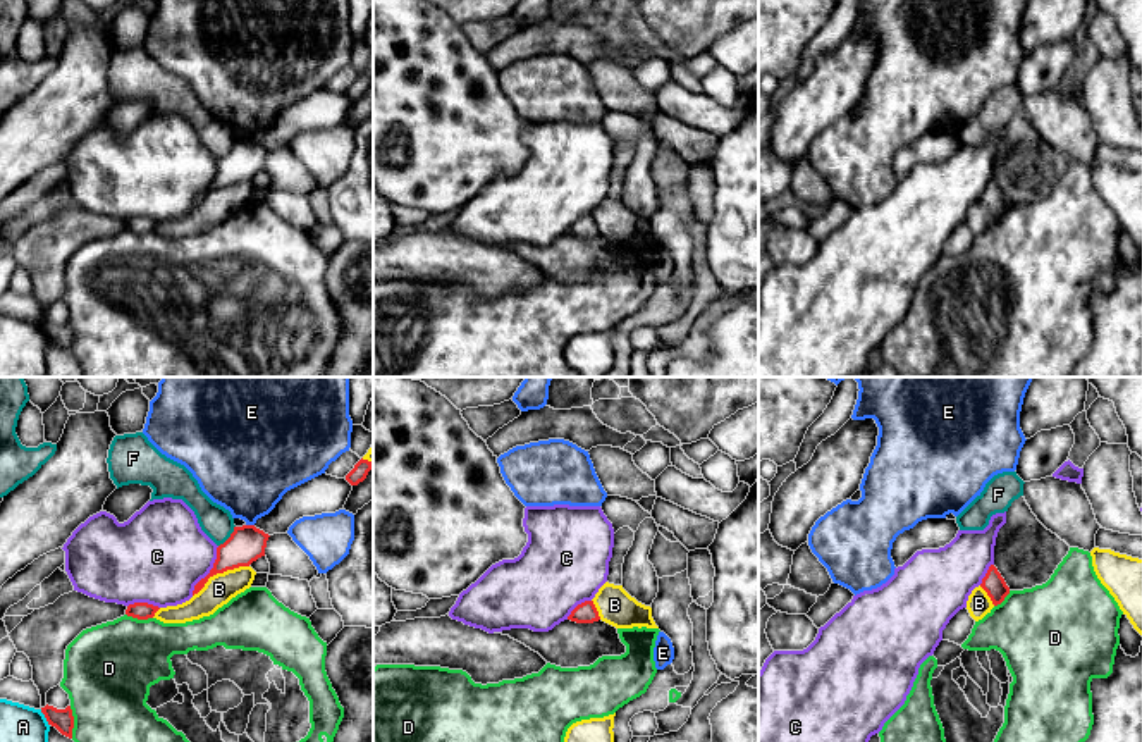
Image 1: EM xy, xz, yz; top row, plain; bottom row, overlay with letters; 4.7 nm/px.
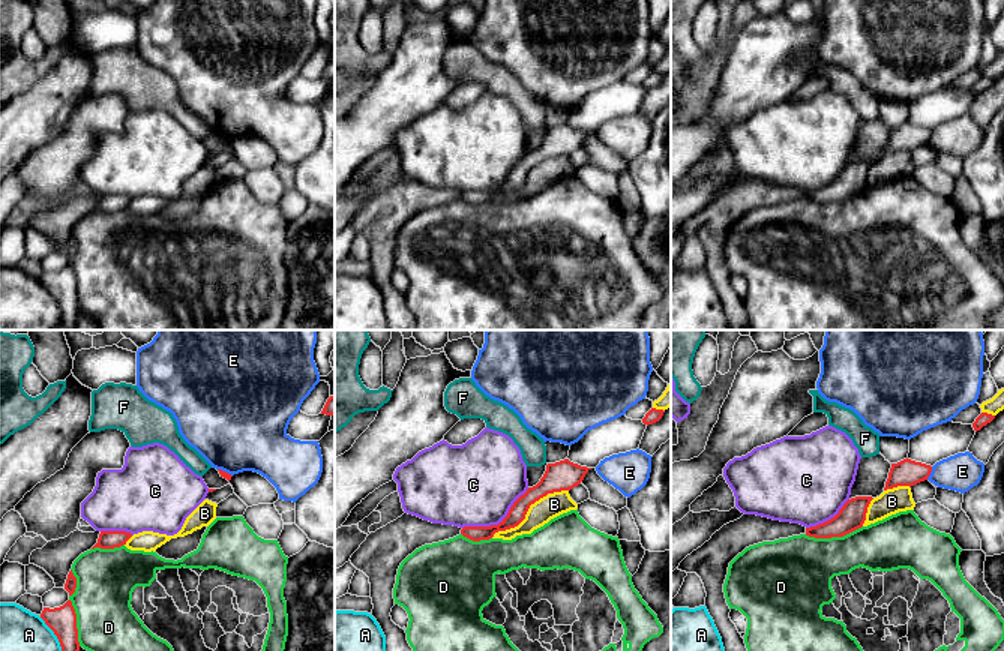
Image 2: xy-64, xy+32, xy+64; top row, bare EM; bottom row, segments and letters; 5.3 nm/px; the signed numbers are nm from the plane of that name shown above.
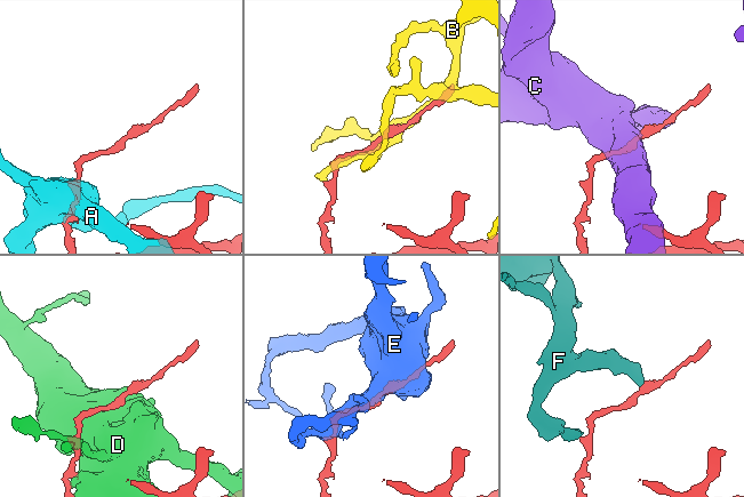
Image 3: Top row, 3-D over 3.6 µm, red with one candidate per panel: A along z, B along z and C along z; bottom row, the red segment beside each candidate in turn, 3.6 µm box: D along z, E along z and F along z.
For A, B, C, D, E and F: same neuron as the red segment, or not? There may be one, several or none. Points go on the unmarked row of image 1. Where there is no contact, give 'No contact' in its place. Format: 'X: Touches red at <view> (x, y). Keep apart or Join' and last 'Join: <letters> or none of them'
A: Touches red at xy (45, 331). Keep apart
B: Touches red at xy (219, 186). Keep apart
C: Touches red at xy (210, 185). Keep apart
D: Touches red at xy (73, 336). Keep apart
E: Touches red at xy (250, 140). Keep apart
F: Touches red at xy (231, 150). Keep apart
Join: none of them

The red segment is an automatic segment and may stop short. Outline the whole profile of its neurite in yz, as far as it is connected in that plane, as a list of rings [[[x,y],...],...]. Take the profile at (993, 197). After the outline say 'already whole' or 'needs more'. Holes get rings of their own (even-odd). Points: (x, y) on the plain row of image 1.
[[[994,179],[989,181],[980,201],[987,207],[994,220],[1001,219],[1010,208],[1010,201]]]; already whole

